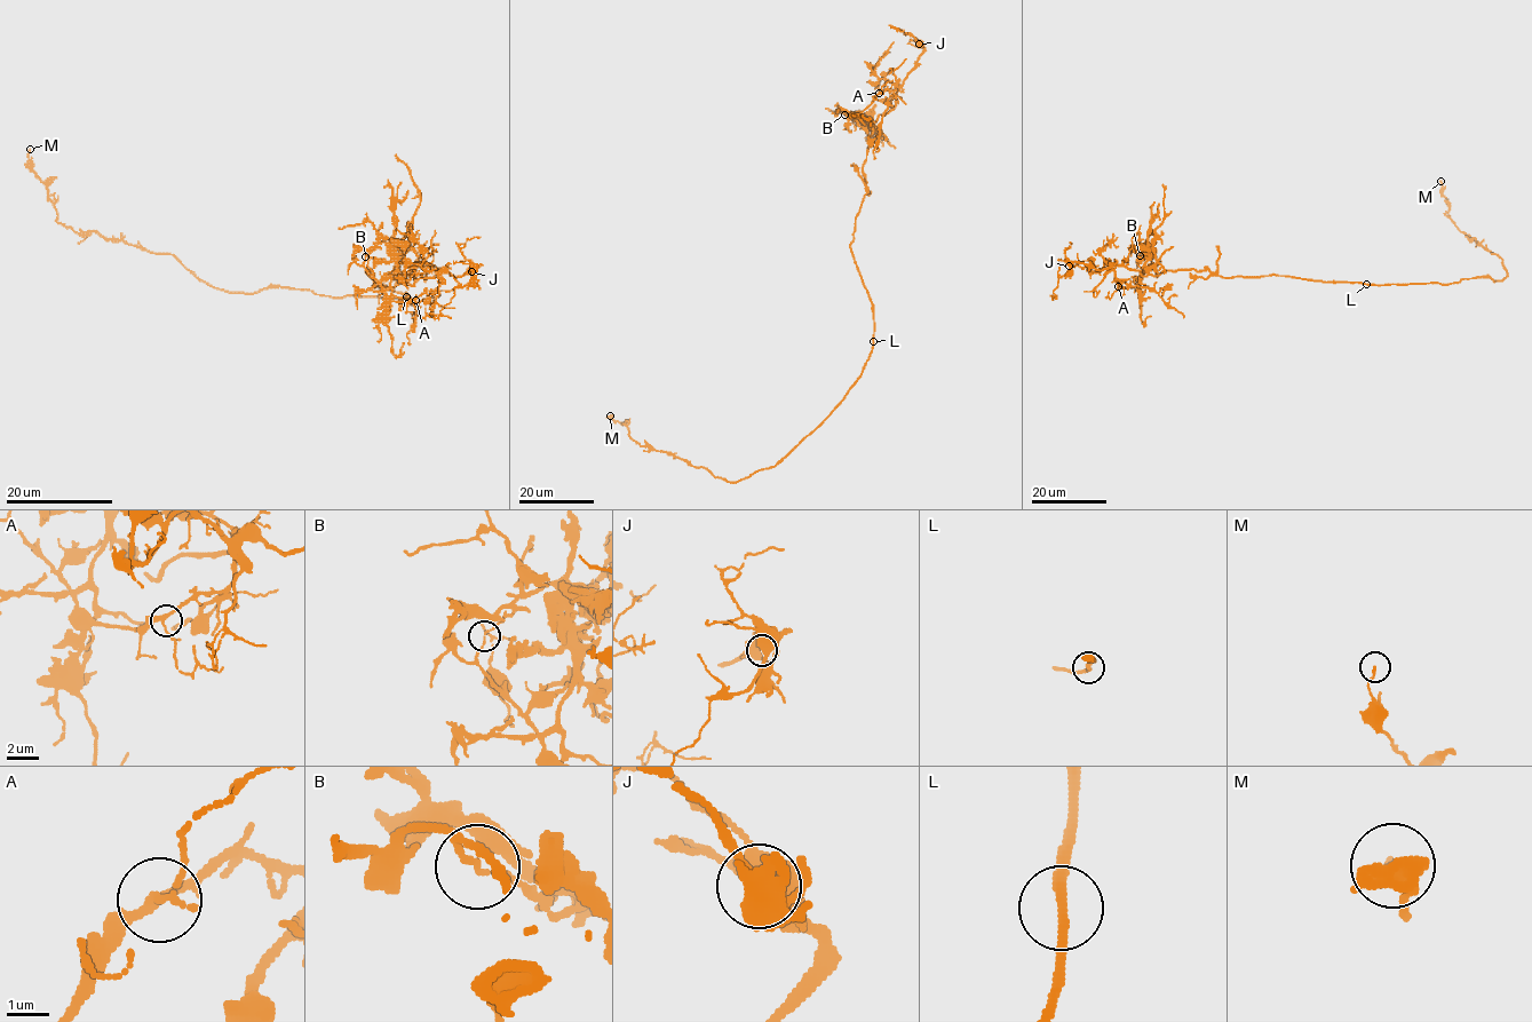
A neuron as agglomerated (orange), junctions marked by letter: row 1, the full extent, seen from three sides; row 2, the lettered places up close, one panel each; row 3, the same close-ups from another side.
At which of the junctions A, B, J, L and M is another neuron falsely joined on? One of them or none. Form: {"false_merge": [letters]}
{"false_merge": ["B"]}

